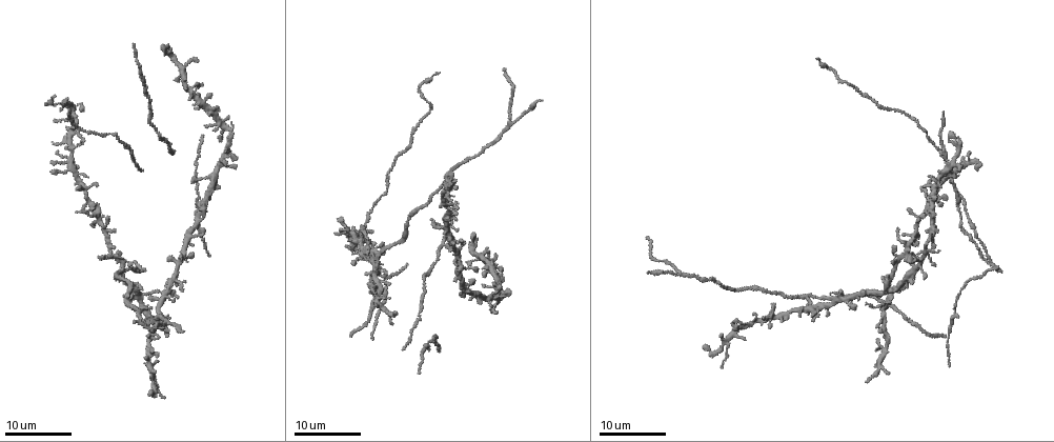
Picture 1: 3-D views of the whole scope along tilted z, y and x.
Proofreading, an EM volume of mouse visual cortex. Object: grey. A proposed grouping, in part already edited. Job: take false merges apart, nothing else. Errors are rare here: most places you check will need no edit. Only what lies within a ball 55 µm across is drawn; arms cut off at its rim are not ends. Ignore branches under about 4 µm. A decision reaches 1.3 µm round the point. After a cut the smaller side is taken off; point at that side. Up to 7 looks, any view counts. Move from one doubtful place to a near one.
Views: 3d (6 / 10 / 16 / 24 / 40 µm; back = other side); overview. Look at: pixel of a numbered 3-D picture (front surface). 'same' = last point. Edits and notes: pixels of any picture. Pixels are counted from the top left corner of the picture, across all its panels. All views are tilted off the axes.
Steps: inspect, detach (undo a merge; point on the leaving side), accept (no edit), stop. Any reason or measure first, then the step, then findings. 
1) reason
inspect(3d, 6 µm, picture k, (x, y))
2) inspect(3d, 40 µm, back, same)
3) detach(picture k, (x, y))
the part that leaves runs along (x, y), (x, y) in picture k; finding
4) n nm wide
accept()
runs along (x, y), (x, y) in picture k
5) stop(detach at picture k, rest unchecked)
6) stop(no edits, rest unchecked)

three arms meet
inspect(3d, 16 µm, picture 1, (168, 321))

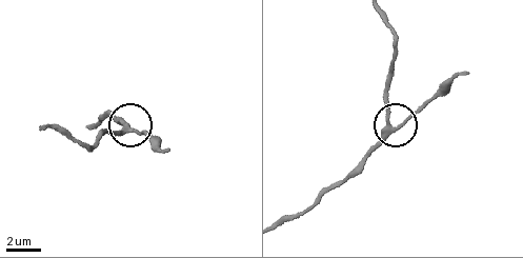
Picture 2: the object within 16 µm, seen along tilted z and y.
inspect(3d, 10 µm, picture 2, (389, 128))

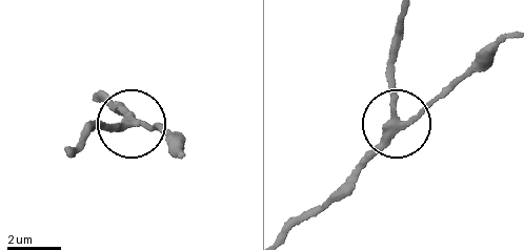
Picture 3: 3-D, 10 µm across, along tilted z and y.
3 arms
accept()
runs along (288, 229), (454, 81) in picture 3; continuous, no second cell

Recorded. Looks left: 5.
thin arm on a thick one
inspect(3d, 24 µm, picture 1, (777, 317))

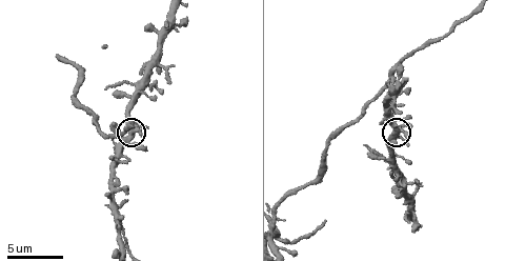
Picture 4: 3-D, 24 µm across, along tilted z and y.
zoom in
inspect(3d, 10 µm, picture 4, (398, 131))

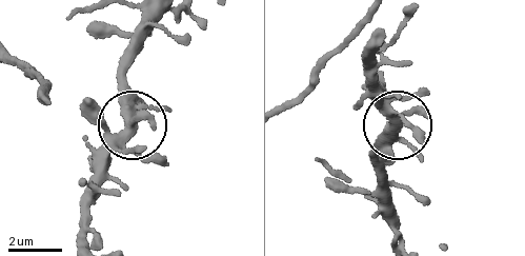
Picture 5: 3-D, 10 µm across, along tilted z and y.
360 nm wide
accept()
all the same cell

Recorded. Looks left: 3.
thick turns thin
inspect(3d, 24 µm, picture 1, (936, 191))

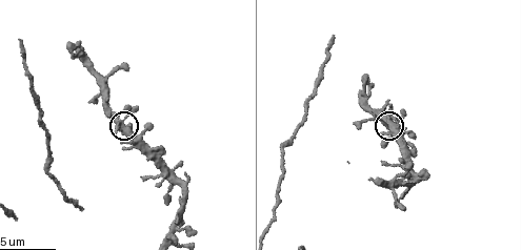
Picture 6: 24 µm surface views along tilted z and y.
inspect(3d, 10 µm, picture 6, (123, 127))

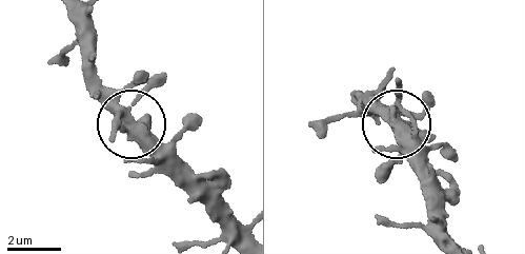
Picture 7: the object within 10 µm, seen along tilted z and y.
inspect(3d, 6 µm, picture 7, (395, 122))

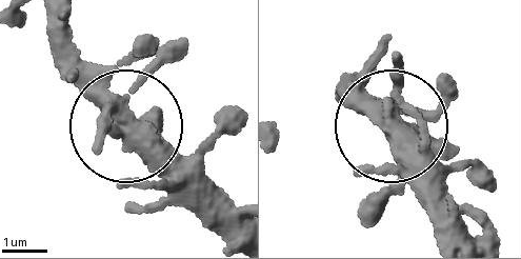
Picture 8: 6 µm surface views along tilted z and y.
accept()
runs along (238, 215), (119, 113), (53, 30) in picture 8; one cell here

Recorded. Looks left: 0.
stop(no edits, rest unchecked)

